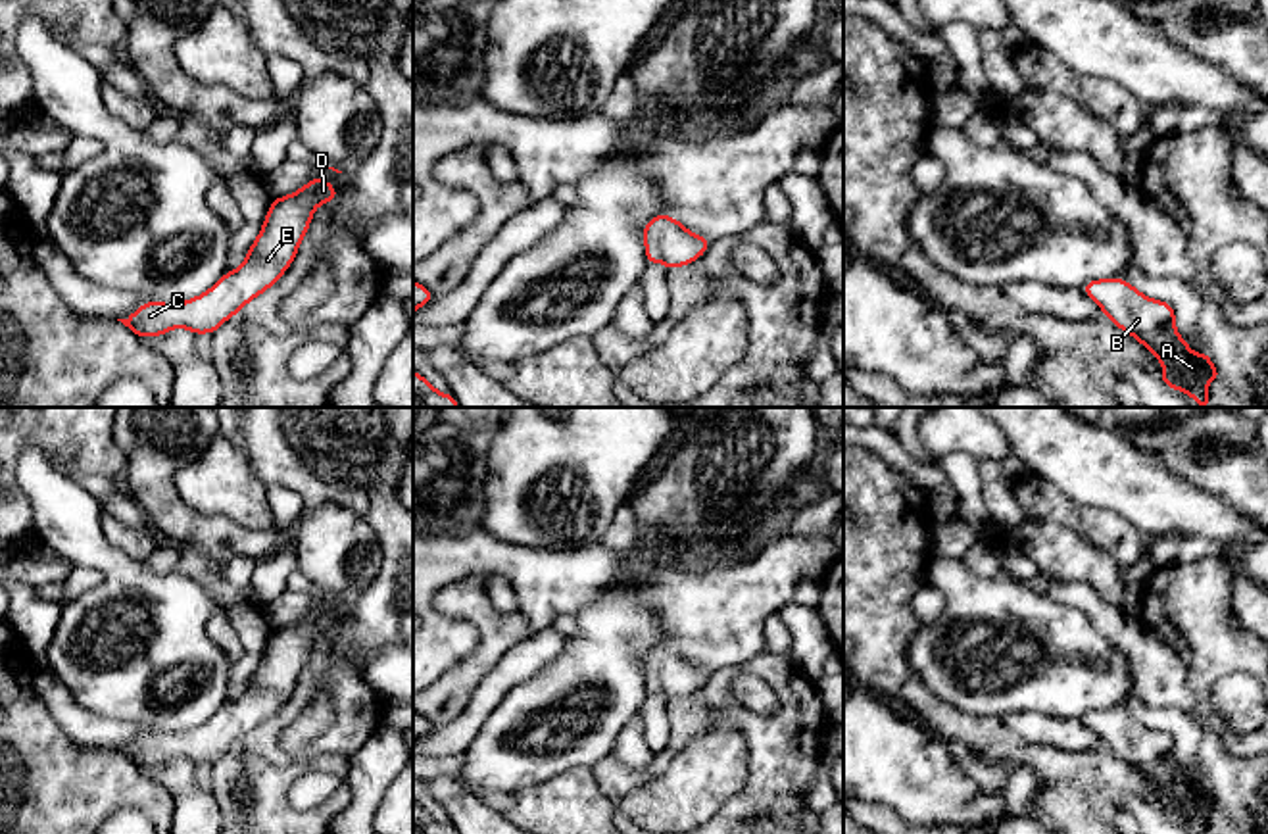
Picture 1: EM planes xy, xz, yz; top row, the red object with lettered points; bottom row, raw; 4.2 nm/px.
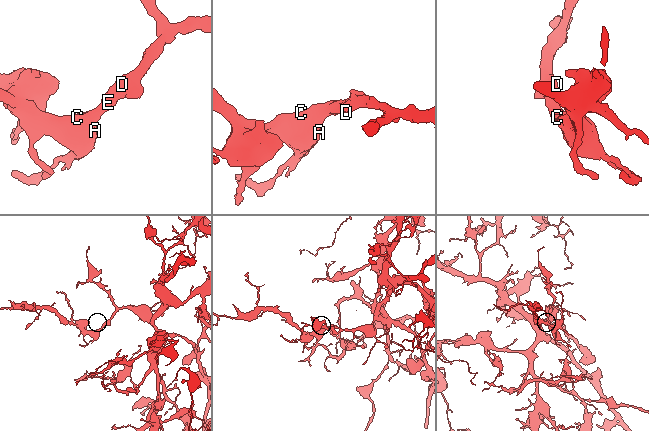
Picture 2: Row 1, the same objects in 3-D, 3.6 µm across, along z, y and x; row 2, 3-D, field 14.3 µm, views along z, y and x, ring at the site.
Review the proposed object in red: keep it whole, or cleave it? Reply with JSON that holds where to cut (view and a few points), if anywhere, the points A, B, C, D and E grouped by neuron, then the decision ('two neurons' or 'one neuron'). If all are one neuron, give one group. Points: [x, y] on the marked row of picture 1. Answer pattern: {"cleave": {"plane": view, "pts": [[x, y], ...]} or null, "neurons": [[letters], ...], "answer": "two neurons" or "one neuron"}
{"cleave": null, "neurons": [["A", "B", "C", "D", "E"]], "answer": "one neuron"}

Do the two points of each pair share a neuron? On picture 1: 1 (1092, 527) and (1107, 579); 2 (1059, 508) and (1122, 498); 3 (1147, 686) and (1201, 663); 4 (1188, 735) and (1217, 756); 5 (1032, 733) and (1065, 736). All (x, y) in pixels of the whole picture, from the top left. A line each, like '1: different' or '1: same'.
1: different
2: different
3: different
4: different
5: same

